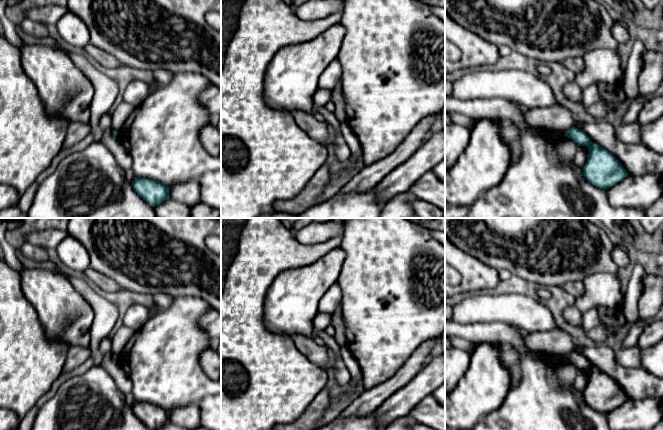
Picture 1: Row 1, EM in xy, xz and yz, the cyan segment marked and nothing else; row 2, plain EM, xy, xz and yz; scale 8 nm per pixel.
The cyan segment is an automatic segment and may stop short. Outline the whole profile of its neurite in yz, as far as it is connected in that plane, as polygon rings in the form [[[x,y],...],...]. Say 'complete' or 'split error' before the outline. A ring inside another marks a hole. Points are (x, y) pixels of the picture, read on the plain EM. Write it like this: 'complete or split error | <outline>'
complete | [[[573,350],[565,359],[578,370],[586,370],[589,373],[583,398],[590,408],[609,413],[628,400],[619,384],[605,372],[593,367],[585,356]]]

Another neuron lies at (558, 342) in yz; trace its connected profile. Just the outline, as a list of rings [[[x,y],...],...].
[[[558,327],[549,331],[525,332],[523,341],[531,350],[560,357],[566,357],[574,350],[571,335]]]

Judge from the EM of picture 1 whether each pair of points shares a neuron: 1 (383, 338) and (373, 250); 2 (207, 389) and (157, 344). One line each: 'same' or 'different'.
1: same
2: same

